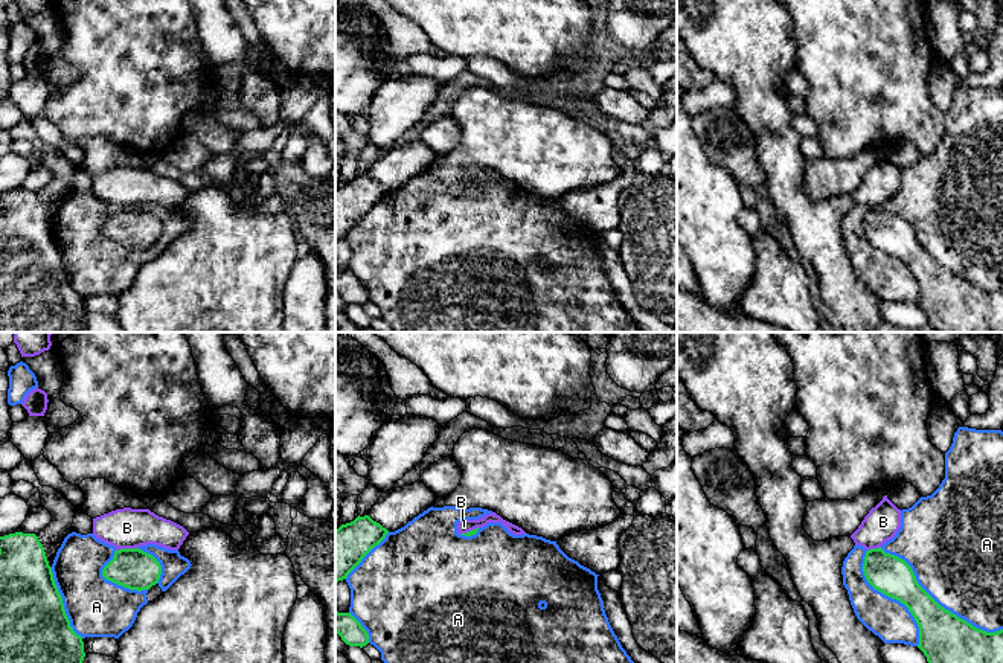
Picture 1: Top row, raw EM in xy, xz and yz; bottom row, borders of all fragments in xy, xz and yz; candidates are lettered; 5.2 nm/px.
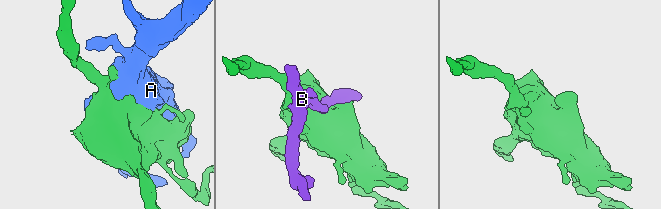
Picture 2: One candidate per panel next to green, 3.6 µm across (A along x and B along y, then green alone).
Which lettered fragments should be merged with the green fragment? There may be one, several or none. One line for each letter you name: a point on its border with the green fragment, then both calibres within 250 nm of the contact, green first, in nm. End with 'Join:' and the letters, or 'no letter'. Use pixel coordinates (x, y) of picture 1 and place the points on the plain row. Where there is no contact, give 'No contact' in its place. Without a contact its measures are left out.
Join: no letter

